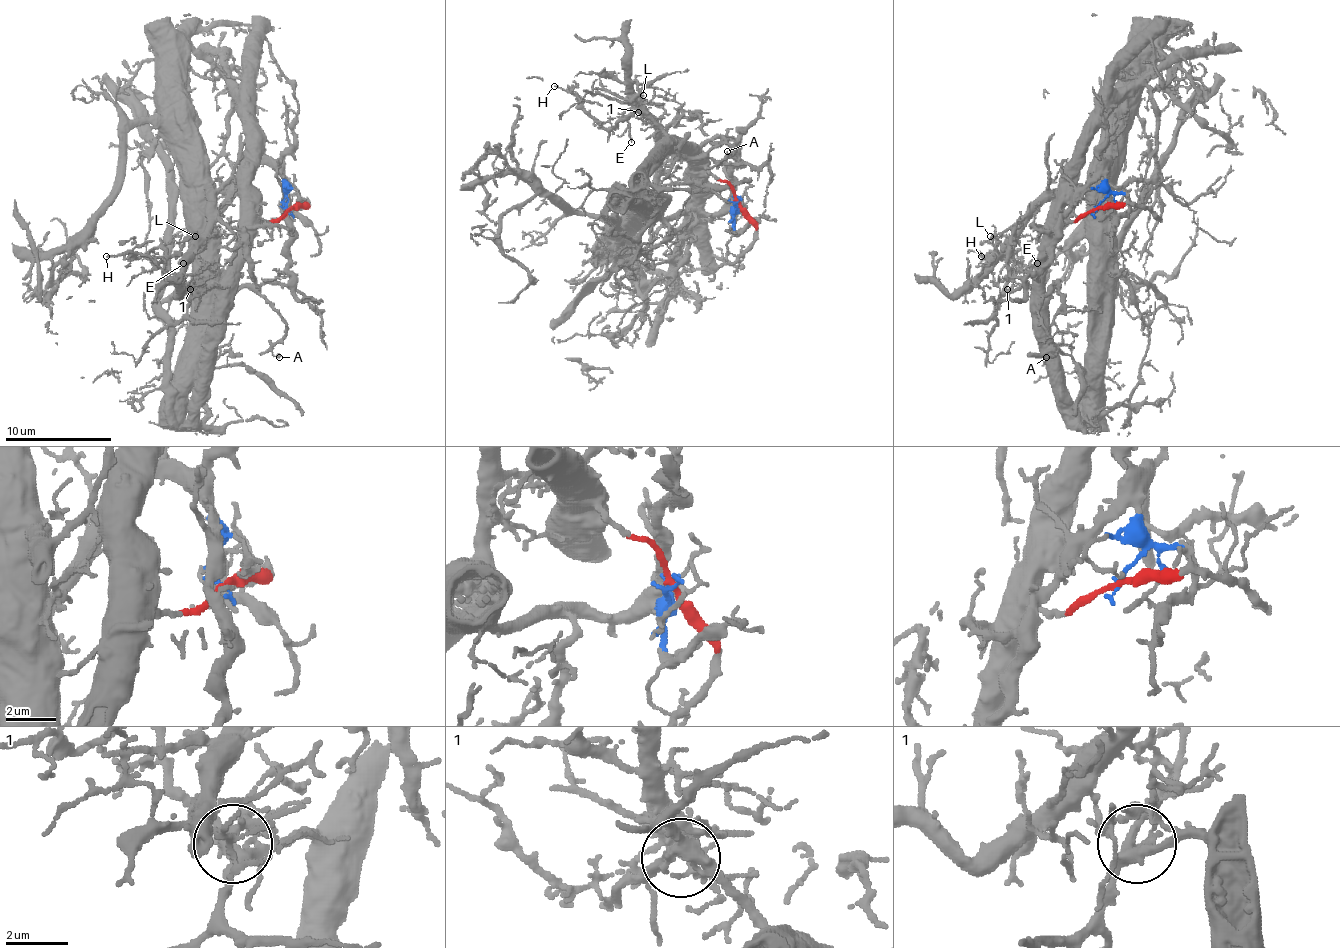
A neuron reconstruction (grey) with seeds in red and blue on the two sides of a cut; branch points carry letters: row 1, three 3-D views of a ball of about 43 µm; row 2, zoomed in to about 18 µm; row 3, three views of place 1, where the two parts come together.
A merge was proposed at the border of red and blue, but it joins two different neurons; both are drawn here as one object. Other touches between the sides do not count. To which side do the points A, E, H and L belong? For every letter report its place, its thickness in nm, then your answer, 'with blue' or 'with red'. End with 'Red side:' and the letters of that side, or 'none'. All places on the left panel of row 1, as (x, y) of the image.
A: place (279, 357); calibre 200 nm; with red
E: place (183, 263); calibre 130 nm; with red
H: place (106, 256); calibre 120 nm; with red
L: place (195, 236); calibre 120 nm; with blue
Red side: A, E, H

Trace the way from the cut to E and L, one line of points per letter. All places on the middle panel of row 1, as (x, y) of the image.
E: (737, 202), (723, 181), (707, 165), (694, 162), (649, 117), (638, 112), (628, 120), (630, 141)
L: (737, 202), (734, 210), (715, 215), (699, 213), (657, 215), (657, 128), (630, 101), (644, 96)

